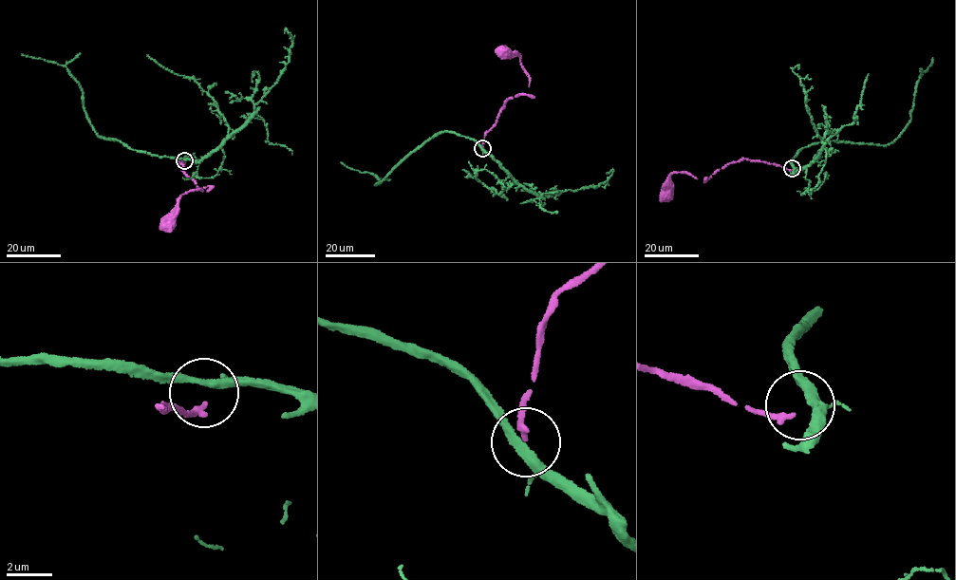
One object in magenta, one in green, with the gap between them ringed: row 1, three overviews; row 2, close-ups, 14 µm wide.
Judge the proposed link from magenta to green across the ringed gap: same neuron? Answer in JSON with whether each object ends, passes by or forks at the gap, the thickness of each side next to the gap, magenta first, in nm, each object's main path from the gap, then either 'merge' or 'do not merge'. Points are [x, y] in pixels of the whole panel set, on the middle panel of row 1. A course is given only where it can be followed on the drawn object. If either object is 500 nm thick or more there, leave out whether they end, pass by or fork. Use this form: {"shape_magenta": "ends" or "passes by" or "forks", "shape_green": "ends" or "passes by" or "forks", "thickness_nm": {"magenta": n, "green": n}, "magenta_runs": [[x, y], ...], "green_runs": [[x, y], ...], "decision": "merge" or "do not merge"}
{"shape_magenta": "ends", "shape_green": "passes by", "thickness_nm": {"magenta": 280, "green": 360}, "magenta_runs": [[482, 148], [484, 134], [503, 103], [521, 94], [532, 96], [529, 75], [520, 57], [505, 48], [503, 52]], "green_runs": [[482, 149], [466, 137], [439, 132], [414, 150], [375, 185], [380, 181], [374, 175], [350, 169], [340, 162]], "decision": "do not merge"}

